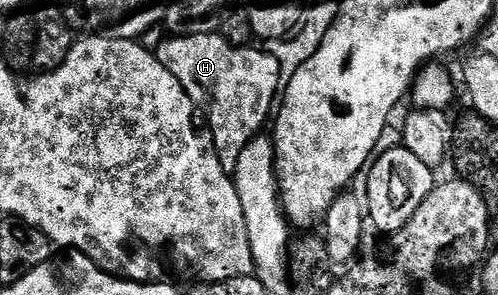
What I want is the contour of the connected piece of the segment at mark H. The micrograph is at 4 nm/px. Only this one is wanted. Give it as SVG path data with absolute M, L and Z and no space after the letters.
M222 33L214 34L184 34L182 36L171 36L166 39L157 49L157 56L173 76L185 88L185 92L200 107L207 106L207 118L209 129L215 141L215 151L225 168L225 172L234 175L237 168L237 160L241 160L241 152L245 152L247 145L260 137L263 125L268 125L273 114L273 107L277 102L281 85L279 77L281 68L279 59L274 53L266 54L263 50L248 48L245 46L231 46L223 38Z

